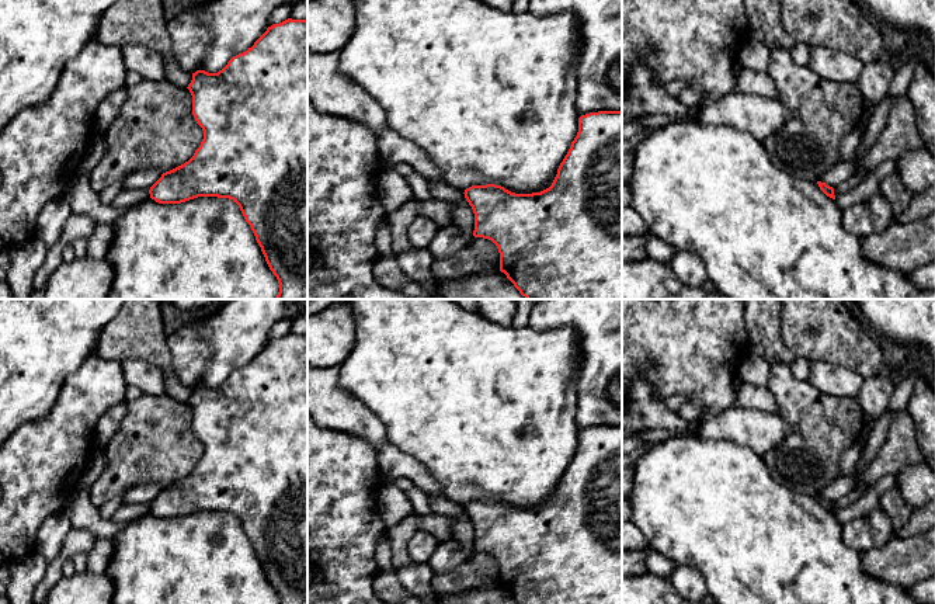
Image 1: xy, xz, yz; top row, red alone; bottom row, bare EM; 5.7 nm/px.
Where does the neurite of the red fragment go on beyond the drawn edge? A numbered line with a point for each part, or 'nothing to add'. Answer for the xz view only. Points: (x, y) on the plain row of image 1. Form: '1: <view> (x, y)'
nothing to add

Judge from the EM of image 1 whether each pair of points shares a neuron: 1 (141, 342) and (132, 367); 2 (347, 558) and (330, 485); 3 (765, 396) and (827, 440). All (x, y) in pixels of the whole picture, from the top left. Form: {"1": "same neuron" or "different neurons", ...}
{"1": "different neurons", "2": "same neuron", "3": "different neurons"}

